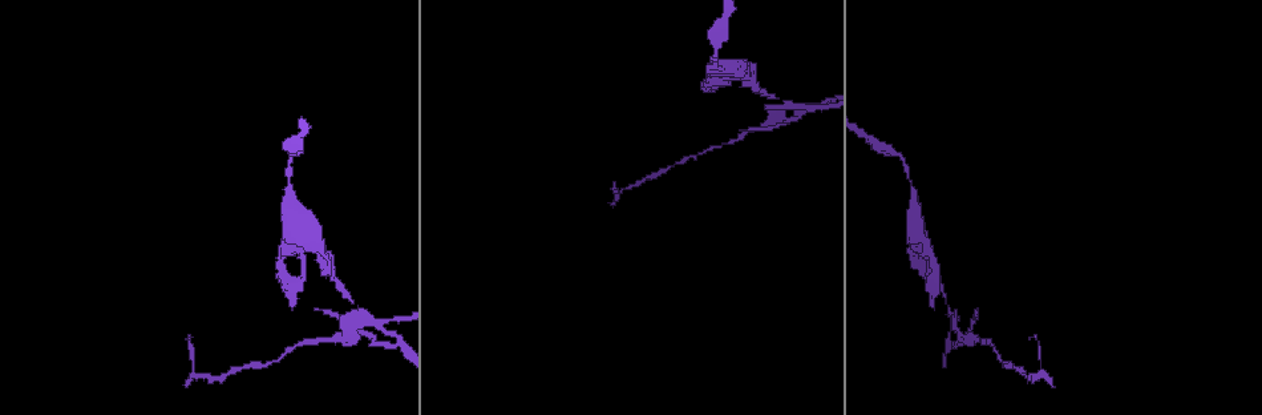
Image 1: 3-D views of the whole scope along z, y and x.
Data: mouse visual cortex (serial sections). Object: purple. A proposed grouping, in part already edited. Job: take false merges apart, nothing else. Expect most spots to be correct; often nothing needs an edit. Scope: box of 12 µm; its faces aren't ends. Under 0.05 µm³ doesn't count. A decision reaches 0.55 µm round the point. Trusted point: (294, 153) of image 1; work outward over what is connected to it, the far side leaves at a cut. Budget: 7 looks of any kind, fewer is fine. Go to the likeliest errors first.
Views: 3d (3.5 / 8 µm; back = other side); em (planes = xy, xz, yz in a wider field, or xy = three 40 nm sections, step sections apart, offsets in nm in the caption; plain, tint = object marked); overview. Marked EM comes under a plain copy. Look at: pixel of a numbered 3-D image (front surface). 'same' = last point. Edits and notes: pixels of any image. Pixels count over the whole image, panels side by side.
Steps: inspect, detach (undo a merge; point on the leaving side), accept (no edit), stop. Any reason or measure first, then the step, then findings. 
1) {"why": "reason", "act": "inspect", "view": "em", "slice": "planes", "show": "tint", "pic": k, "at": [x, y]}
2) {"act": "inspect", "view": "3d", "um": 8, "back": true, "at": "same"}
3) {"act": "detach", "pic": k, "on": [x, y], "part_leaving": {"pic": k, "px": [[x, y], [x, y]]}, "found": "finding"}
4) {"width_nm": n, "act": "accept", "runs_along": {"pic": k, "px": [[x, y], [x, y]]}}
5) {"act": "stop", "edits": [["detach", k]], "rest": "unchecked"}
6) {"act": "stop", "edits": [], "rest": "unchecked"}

{"why": "arms part here", "act": "inspect", "view": "3d", "um": 8, "pic": 1, "at": [723, 66]}

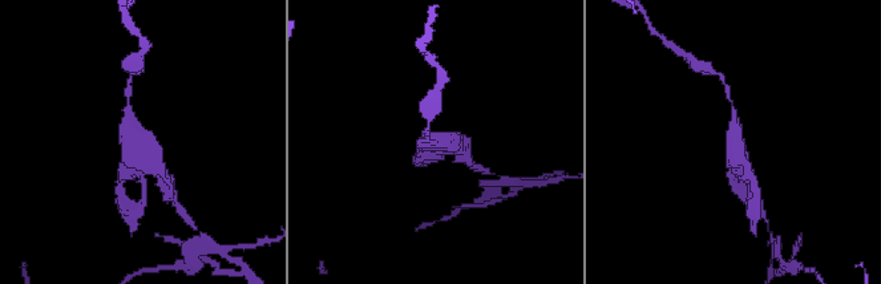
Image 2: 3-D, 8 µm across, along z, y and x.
{"act": "inspect", "view": "3d", "um": 3.5, "pic": 2, "at": [134, 144]}

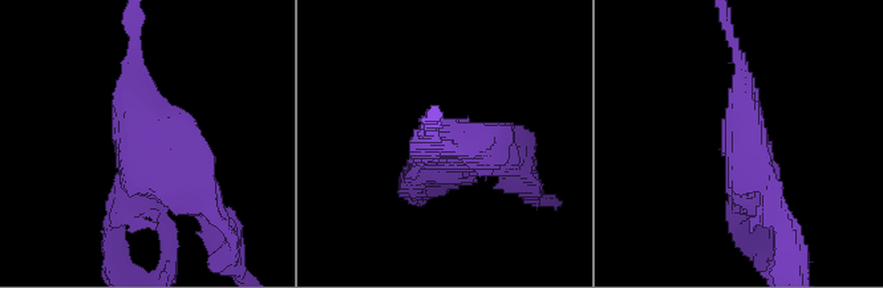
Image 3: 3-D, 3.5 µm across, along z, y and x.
{"why": "shape alone is not enough", "act": "inspect", "view": "em", "slice": "xy", "step": 5, "show": "tint", "pic": 3, "at": [447, 138]}

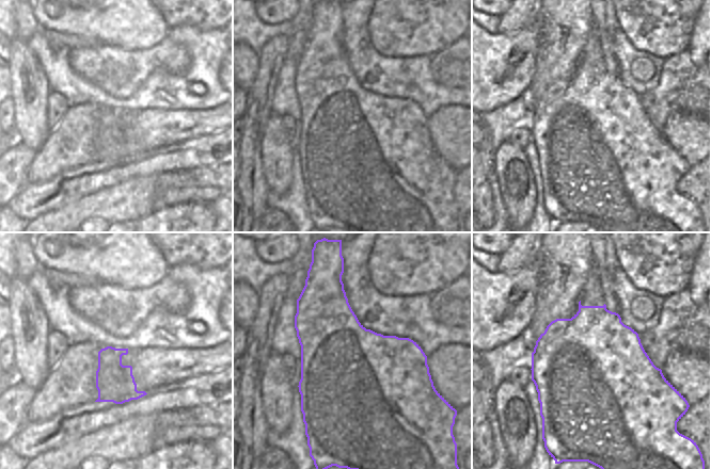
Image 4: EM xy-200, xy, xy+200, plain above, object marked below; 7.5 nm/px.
{"width_nm": 850, "act": "accept", "runs_along": {"pic": 3, "px": [[134, 60], [138, 133], [215, 211]]}, "found": "one cell here"}

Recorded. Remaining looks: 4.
{"why": "looks like a crossing", "act": "inspect", "view": "3d", "um": 8, "back": true, "pic": 1, "at": [367, 312]}

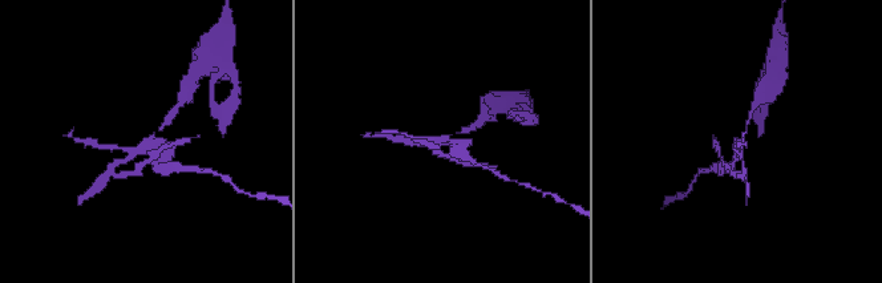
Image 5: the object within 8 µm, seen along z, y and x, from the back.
{"why": "shape alone is not enough", "act": "inspect", "view": "em", "slice": "xy", "step": 3, "show": "tint", "pic": 5, "at": [147, 141]}

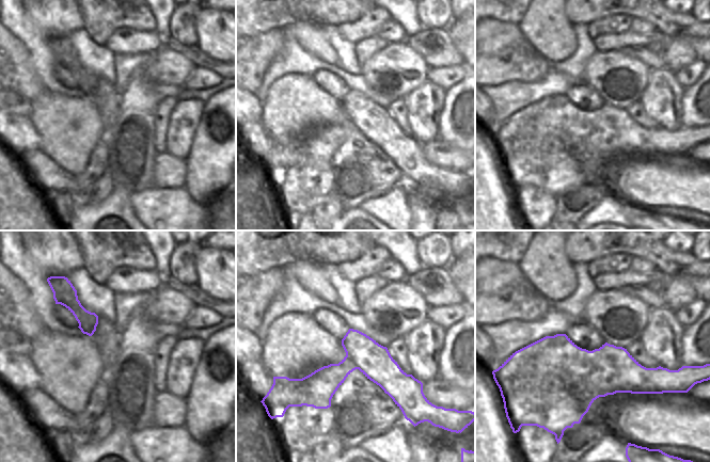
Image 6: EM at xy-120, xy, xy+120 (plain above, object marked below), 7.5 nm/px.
{"act": "accept", "runs_along": {"pic": 5, "px": [[751, 113], [737, 158], [724, 168]]}, "found": "continuous, no second cell"}

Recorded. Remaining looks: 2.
{"why": "sharp bend", "act": "inspect", "view": "3d", "um": 3.5, "pic": 1, "at": [285, 283]}

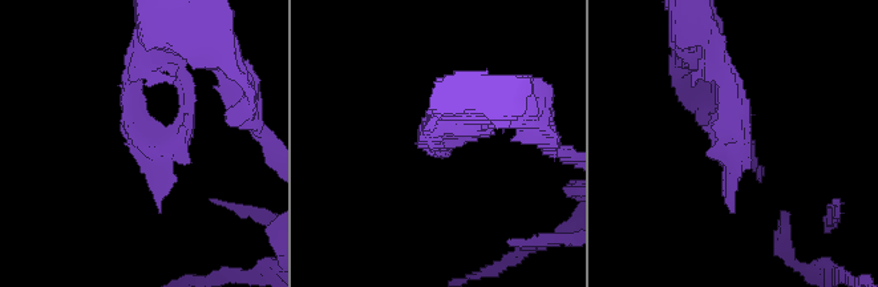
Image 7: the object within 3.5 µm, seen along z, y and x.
{"why": "need the tissue", "act": "inspect", "view": "em", "slice": "xy", "step": 2, "show": "tint", "pic": 7, "at": [735, 137]}

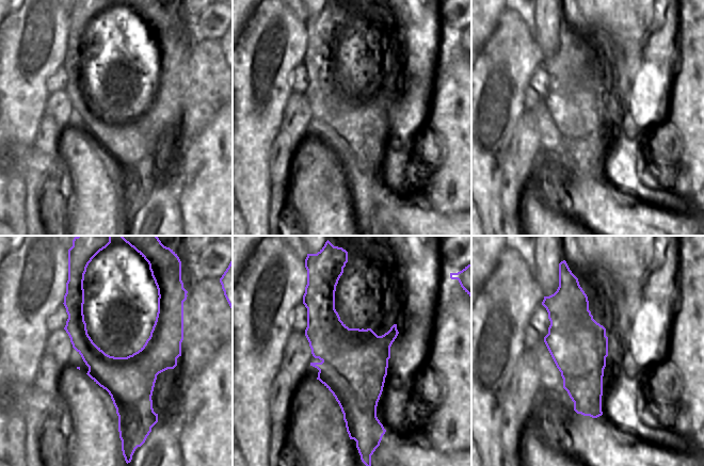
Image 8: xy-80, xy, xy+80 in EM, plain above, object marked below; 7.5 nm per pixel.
{"act": "accept", "found": "continuous, no second cell"}

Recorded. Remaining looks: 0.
{"act": "stop", "edits": [], "rest": "unchecked"}

